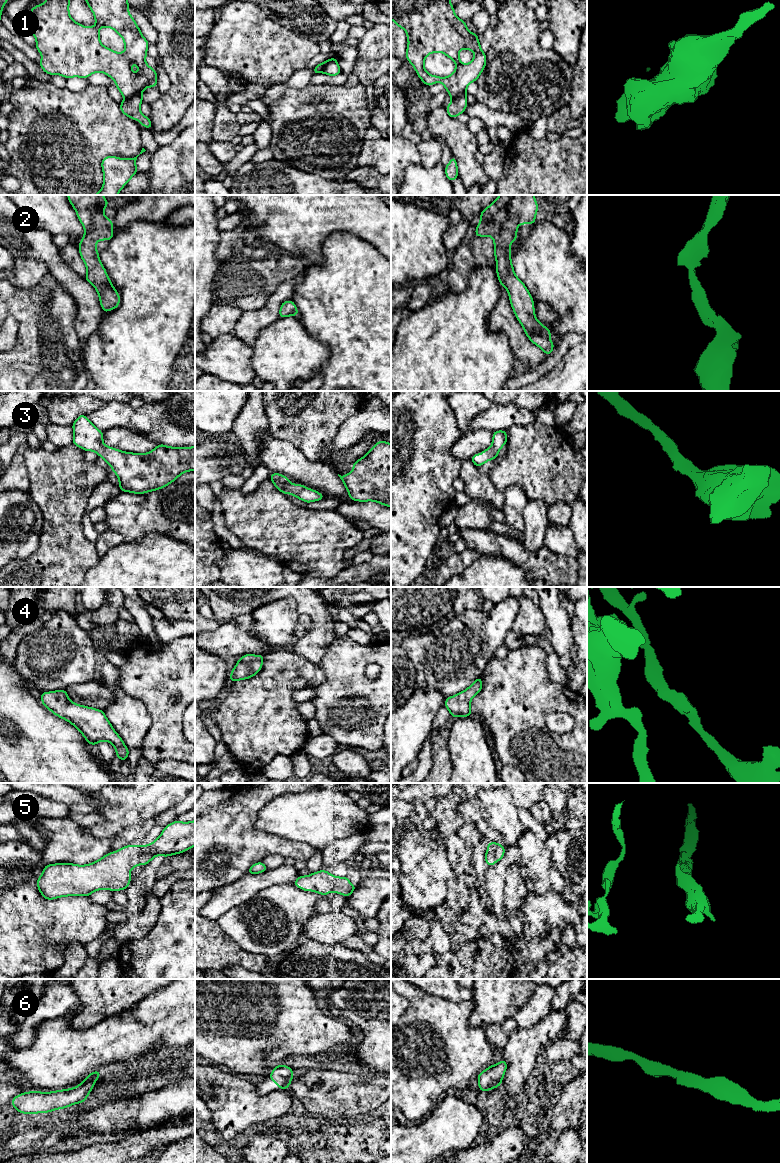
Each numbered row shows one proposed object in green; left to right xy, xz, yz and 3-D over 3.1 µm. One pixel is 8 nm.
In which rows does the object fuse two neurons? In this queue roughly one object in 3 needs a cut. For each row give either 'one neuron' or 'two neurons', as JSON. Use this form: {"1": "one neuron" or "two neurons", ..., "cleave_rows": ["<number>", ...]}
{"1": "two neurons", "2": "one neuron", "3": "one neuron", "4": "one neuron", "5": "one neuron", "6": "one neuron", "cleave_rows": ["1"]}

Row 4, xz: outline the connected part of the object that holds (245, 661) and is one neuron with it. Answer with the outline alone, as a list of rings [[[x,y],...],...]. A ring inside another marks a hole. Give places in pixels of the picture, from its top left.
[[[246,654],[238,659],[231,671],[230,683],[255,676],[262,669],[263,655]]]

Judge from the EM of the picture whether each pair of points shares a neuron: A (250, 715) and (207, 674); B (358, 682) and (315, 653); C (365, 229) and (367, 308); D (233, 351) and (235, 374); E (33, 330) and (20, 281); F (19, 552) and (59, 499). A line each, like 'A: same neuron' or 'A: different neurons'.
A: different neurons
B: different neurons
C: different neurons
D: same neuron
E: different neurons
F: different neurons

